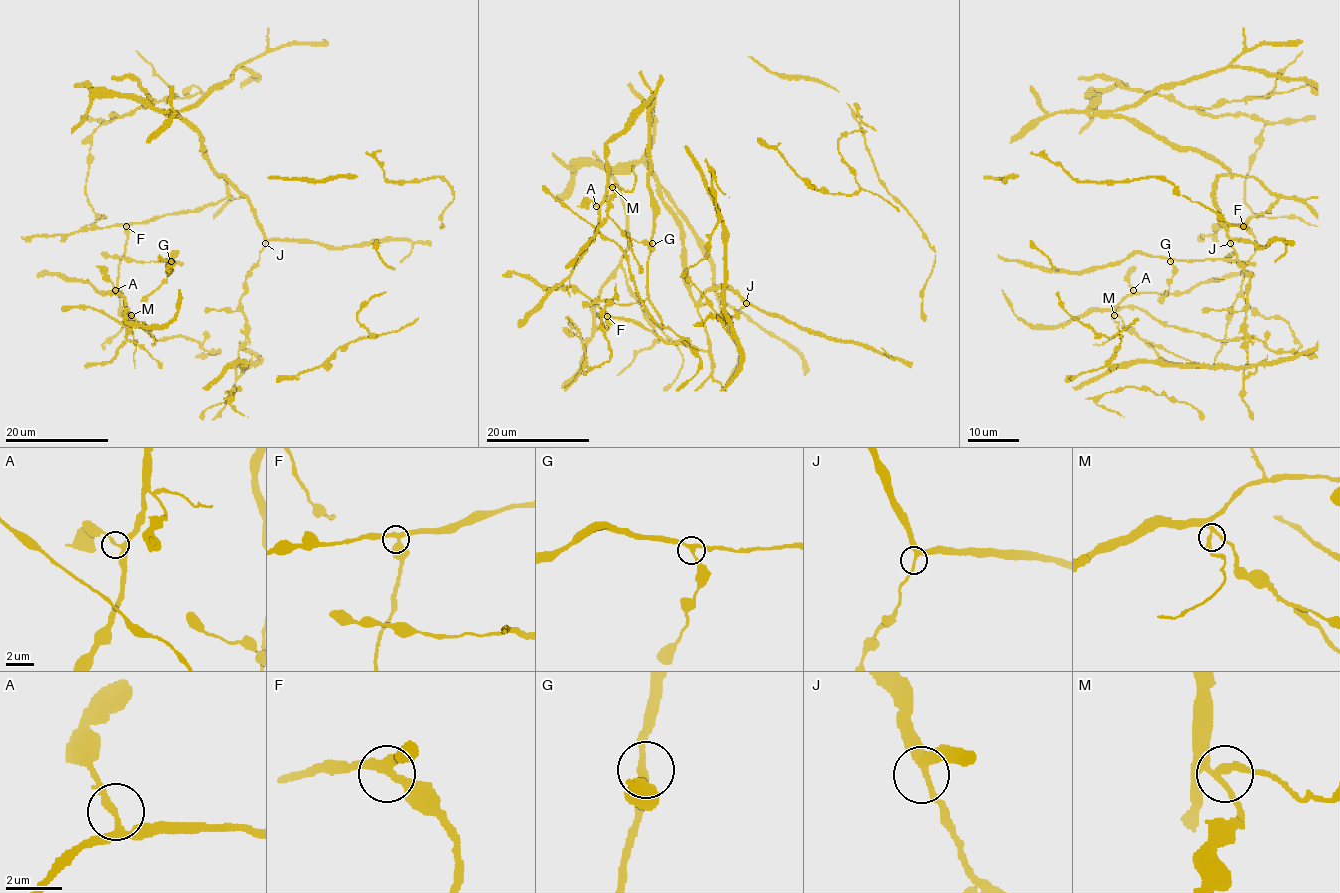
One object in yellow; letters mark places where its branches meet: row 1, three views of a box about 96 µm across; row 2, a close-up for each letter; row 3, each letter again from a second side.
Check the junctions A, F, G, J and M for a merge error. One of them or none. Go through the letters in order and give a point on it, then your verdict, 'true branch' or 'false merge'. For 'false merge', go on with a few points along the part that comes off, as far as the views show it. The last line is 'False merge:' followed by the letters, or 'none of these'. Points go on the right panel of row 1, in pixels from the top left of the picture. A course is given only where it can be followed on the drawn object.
A: (1133, 290) | true branch
F: (1243, 226) | true branch
G: (1170, 261) | true branch
J: (1230, 243) | true branch
M: (1114, 315) | true branch
False merge: none of these

